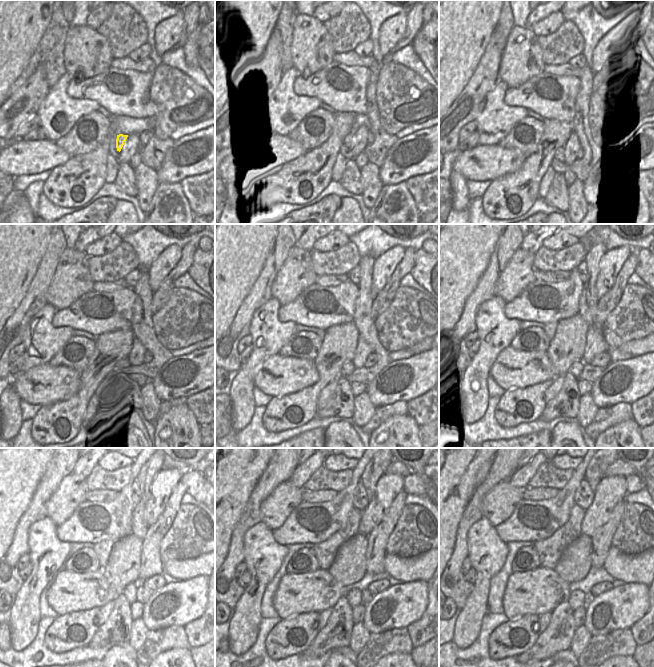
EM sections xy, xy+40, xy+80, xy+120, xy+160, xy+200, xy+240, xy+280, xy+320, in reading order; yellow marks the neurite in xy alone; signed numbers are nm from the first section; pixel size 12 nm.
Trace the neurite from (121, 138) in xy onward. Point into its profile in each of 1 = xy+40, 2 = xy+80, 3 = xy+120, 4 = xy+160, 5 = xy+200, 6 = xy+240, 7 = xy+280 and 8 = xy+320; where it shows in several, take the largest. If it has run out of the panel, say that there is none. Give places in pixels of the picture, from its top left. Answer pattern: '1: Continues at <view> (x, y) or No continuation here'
1: Continues at xy+40 (346, 140)
2: Continues at xy+80 (572, 142)
3: Continues at xy+120 (123, 366)
4: Continues at xy+160 (348, 368)
5: Continues at xy+200 (576, 368)
6: Continues at xy+240 (130, 592)
7: Continues at xy+280 (354, 596)
8: Continues at xy+320 (577, 598)

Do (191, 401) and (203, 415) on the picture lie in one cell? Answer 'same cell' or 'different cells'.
same cell

